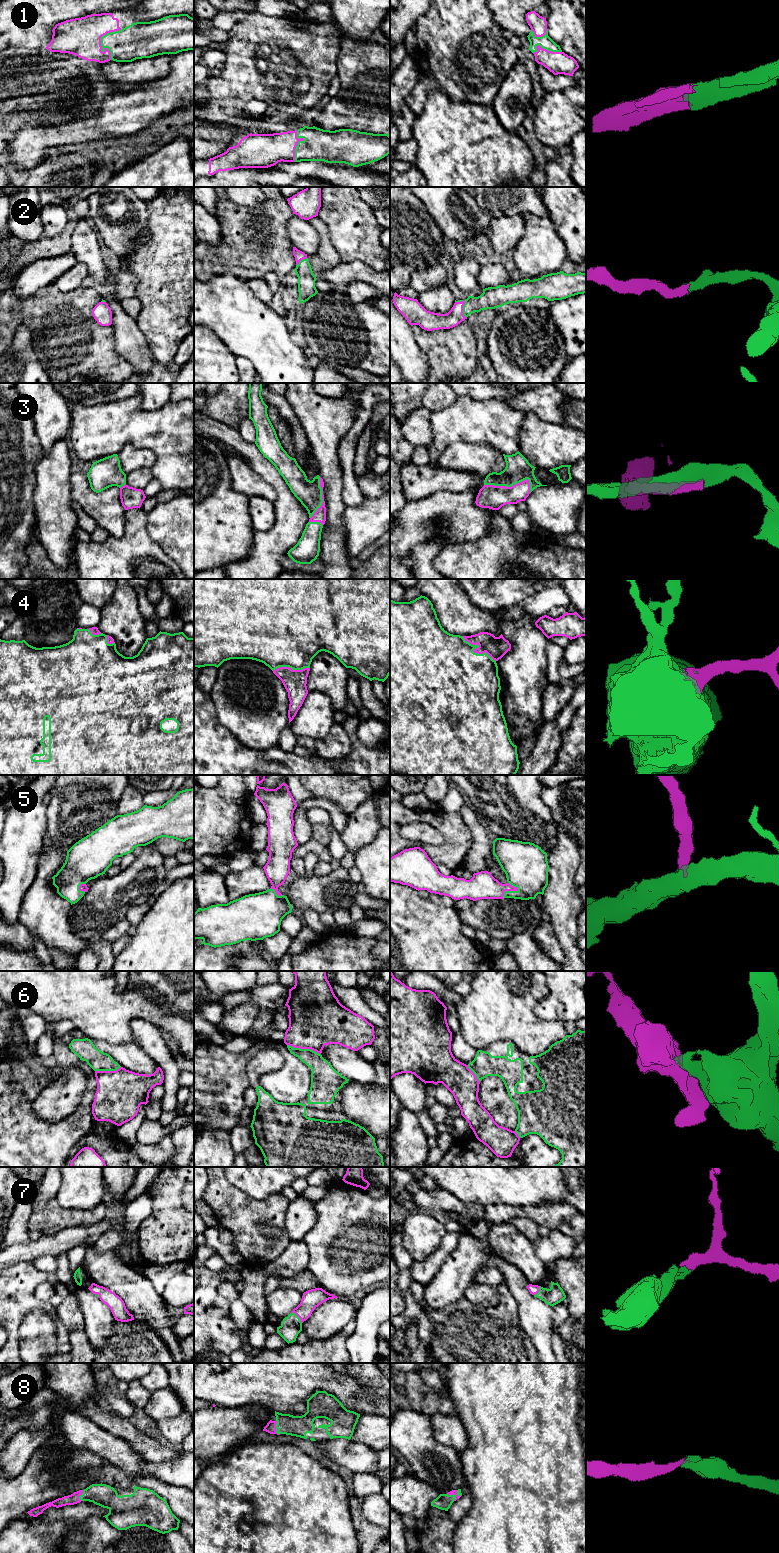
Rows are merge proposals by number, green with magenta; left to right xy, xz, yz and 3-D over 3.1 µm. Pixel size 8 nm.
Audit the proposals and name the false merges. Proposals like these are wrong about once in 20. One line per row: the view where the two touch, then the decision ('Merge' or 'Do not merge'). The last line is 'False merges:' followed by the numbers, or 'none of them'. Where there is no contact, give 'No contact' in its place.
1: Touches green in xy. Merge
2: Touches green in yz. Merge
3: Touches green in yz. Merge
4: Touches green in yz. Merge
5: Touches green in yz. Merge
6: Touches green in xz. Merge
7: Touches green in xz. Merge
8: Touches green in xz. Merge
False merges: none of them

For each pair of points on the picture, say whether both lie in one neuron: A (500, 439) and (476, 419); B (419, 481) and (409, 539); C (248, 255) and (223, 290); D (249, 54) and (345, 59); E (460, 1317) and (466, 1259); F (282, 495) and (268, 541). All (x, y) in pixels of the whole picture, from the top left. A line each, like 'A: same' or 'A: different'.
A: same
B: different
C: different
D: different
E: different
F: same

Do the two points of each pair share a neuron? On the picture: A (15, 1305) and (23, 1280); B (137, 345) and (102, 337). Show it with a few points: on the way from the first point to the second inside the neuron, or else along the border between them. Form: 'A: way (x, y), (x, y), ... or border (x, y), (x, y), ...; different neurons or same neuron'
A: way (18, 1299), (19, 1286); same neuron
B: border (111, 324), (114, 348), (126, 360); different neurons

